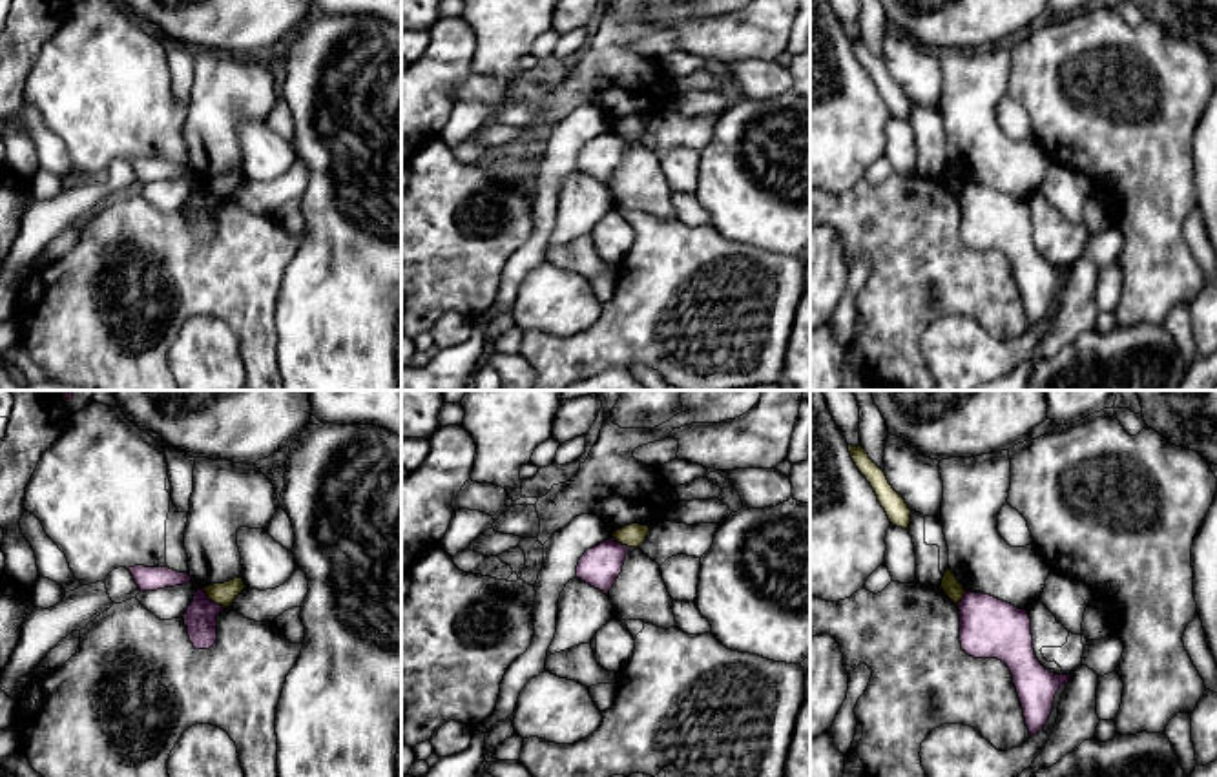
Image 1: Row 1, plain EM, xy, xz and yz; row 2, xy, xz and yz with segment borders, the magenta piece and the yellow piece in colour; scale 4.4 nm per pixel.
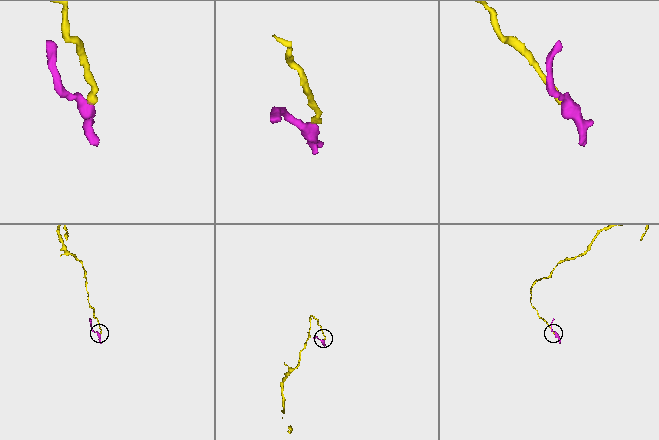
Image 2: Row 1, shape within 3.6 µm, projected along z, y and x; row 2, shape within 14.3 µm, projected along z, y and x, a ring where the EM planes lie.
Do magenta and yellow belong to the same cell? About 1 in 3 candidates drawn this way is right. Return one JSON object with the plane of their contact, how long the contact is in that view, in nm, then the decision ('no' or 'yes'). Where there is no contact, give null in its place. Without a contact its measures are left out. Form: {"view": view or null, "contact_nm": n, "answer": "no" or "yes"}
{"view": "xy", "contact_nm": 130, "answer": "no"}

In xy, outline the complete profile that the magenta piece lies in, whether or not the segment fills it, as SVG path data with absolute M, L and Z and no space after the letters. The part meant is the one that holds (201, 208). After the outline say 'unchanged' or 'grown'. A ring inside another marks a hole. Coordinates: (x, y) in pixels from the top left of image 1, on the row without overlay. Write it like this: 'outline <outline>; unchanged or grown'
outline M203 179L182 206L190 233L195 241L210 241L217 232L217 208L223 197L212 193Z; unchanged

